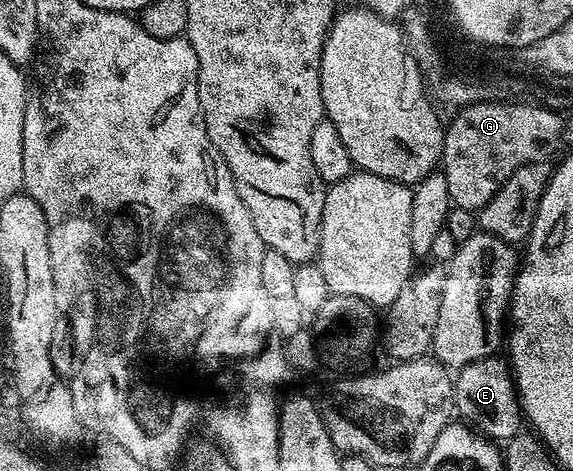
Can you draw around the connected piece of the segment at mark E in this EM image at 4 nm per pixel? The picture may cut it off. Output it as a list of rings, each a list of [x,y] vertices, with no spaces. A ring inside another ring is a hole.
[[[502,356],[481,358],[472,364],[462,367],[454,378],[454,405],[456,414],[463,423],[469,424],[486,440],[493,440],[498,444],[505,444],[515,438],[524,426],[522,406],[518,402],[518,389],[514,383],[514,374],[510,370],[509,361]]]

